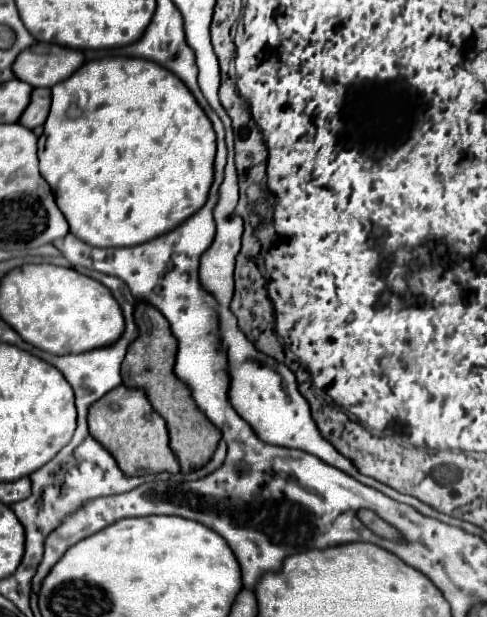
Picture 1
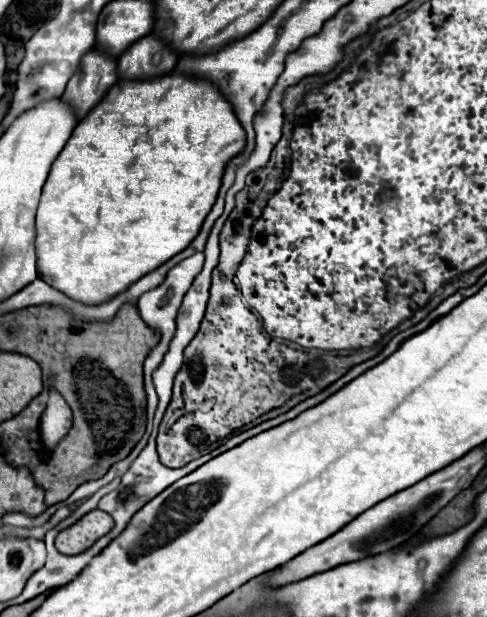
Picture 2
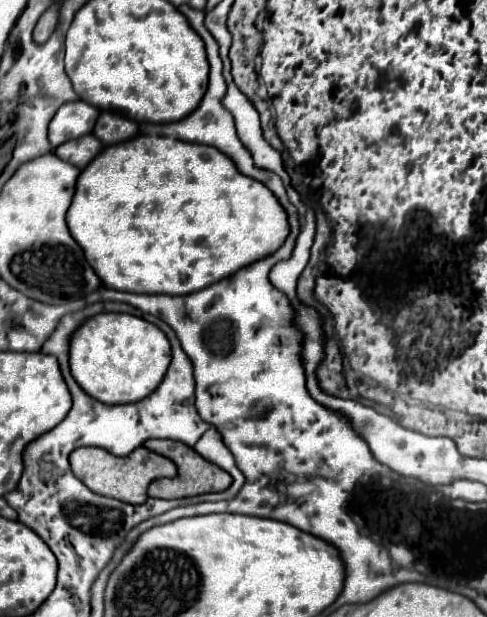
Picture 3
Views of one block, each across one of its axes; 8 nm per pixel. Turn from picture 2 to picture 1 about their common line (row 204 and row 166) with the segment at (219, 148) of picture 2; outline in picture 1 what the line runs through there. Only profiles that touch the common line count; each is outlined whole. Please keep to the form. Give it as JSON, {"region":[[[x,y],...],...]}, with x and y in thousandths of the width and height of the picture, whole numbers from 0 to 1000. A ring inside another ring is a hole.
{"region":[[[238,91],[238,94],[209,94],[209,97],[189,97],[168,104],[152,123],[127,130],[127,136],[115,136],[107,143],[107,172],[99,194],[90,198],[88,219],[78,225],[78,259],[80,277],[103,298],[111,321],[119,327],[119,337],[136,350],[144,363],[144,376],[156,379],[164,389],[201,399],[201,402],[230,402],[230,399],[259,399],[263,392],[255,389],[275,389],[271,395],[292,395],[300,389],[312,389],[320,382],[333,382],[374,363],[374,357],[390,353],[402,347],[427,318],[431,298],[435,298],[435,272],[439,272],[439,250],[444,250],[444,220],[435,211],[431,194],[423,191],[419,178],[407,172],[398,152],[382,143],[382,136],[353,120],[349,113],[333,110],[320,100],[292,97],[292,94],[259,94],[259,91]]]}

